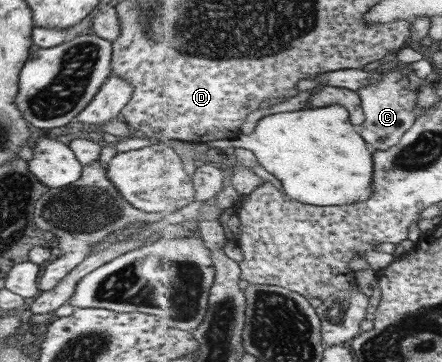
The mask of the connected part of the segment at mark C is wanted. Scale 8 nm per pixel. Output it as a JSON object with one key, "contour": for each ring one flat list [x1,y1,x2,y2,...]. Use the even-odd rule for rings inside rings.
{"contour":[[393,69,383,75,383,80,379,84,363,86,358,91,362,98,366,119,357,128,364,135,369,146,372,146,376,151,387,150,396,146,402,140,405,132,415,125,418,118,417,114,415,114,415,107,417,106,419,90,412,89,406,75,404,69]]}

